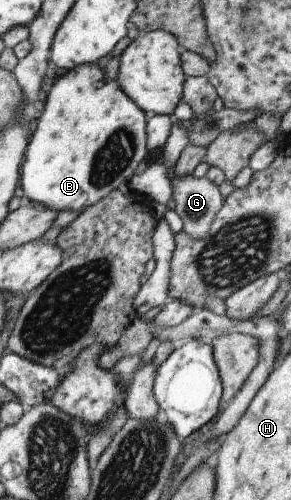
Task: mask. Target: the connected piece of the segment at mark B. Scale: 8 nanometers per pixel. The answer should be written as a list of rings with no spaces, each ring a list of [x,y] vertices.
[[[97,62],[80,64],[65,71],[64,74],[55,78],[51,84],[47,98],[45,98],[43,111],[35,121],[35,124],[33,124],[29,140],[26,142],[26,149],[24,150],[22,164],[20,165],[21,178],[19,178],[19,183],[24,194],[23,199],[51,207],[57,212],[64,211],[65,209],[79,212],[85,210],[89,205],[102,199],[112,190],[117,189],[121,183],[130,179],[136,172],[135,168],[139,166],[139,163],[147,158],[145,123],[146,115],[144,112],[122,91],[122,88],[119,88],[116,79],[107,79],[105,77],[105,71],[97,65]]]

